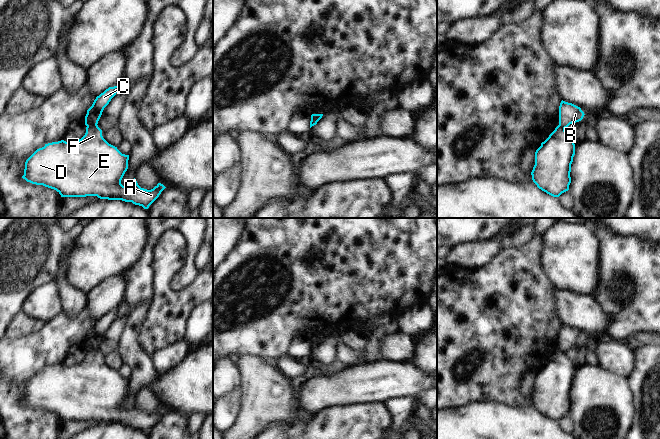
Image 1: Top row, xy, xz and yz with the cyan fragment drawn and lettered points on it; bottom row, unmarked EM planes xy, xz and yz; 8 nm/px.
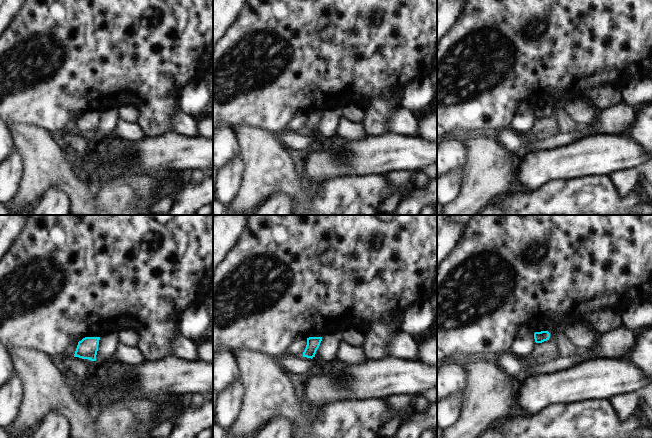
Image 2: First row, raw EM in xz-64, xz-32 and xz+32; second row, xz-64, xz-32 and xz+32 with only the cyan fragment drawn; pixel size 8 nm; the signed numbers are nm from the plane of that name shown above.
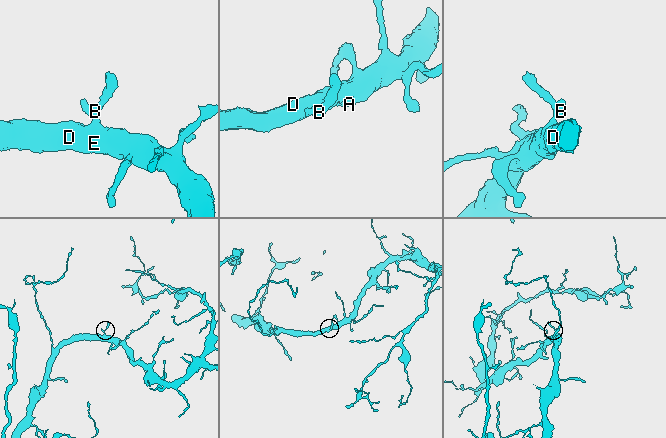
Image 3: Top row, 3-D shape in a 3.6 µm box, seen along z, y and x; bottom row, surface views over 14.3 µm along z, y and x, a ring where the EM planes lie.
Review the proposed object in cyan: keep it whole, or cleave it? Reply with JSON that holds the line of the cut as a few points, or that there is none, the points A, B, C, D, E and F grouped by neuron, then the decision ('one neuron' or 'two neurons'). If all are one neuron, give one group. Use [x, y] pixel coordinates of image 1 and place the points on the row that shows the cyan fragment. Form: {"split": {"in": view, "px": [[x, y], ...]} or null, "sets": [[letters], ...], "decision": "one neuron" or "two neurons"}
{"split": {"in": "xy", "px": [[96, 124], [87, 126]]}, "sets": [["A", "D", "E", "F"], ["B", "C"]], "decision": "two neurons"}

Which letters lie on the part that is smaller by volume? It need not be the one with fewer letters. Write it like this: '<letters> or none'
B, C

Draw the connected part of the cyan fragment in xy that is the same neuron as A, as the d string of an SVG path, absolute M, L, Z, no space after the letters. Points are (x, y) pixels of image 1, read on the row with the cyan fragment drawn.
M98 125L86 127L85 135L72 143L64 140L45 144L25 162L24 175L27 182L56 190L61 197L97 196L100 199L122 200L148 209L166 188L158 183L153 189L141 188L134 178L133 184L125 187L121 180L128 169L129 155L122 154L102 136Z

